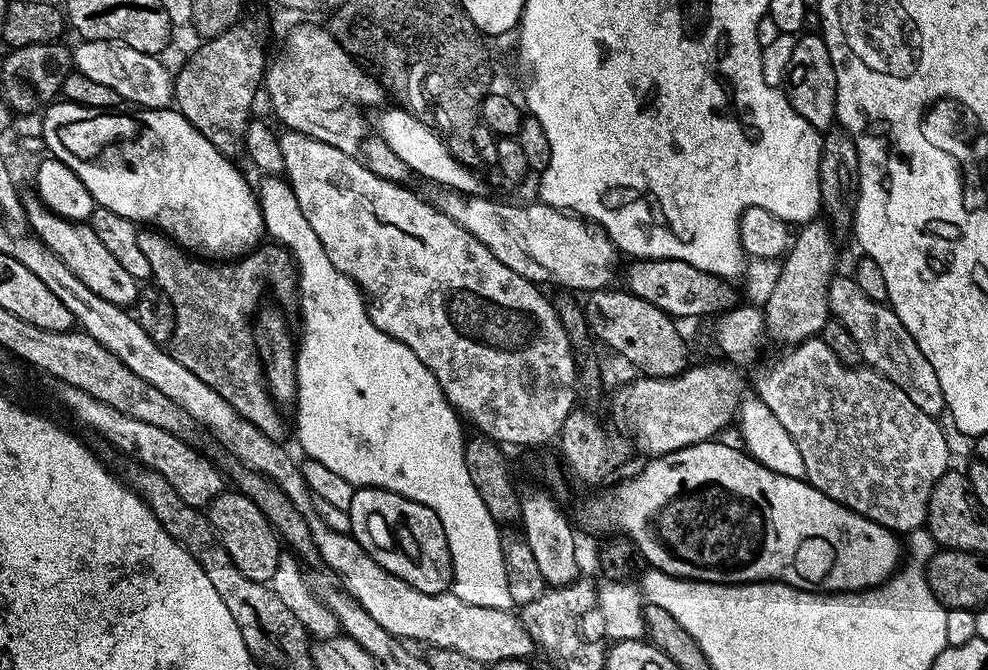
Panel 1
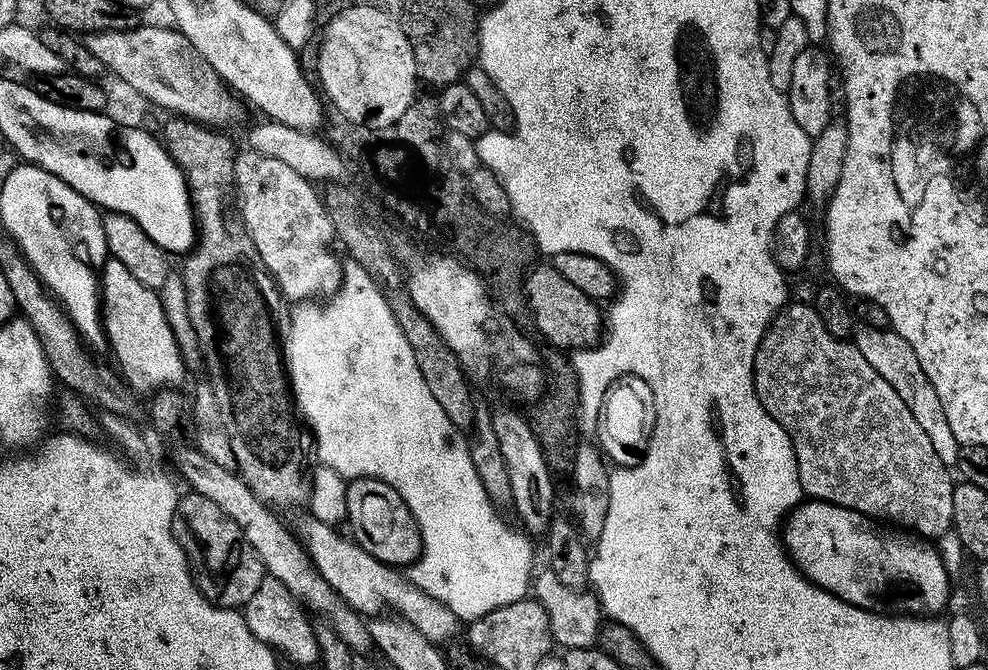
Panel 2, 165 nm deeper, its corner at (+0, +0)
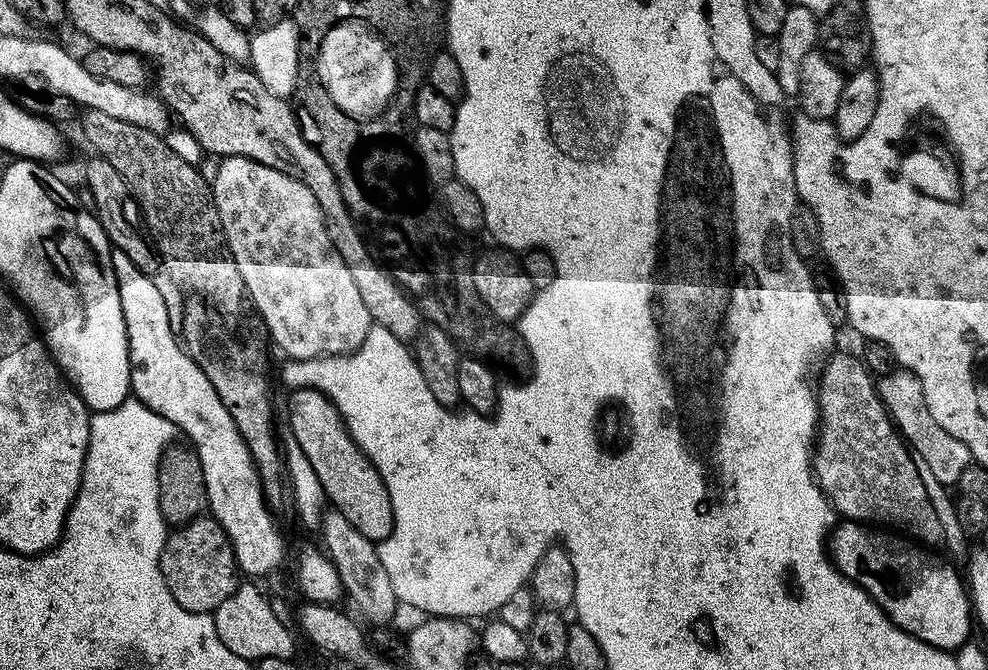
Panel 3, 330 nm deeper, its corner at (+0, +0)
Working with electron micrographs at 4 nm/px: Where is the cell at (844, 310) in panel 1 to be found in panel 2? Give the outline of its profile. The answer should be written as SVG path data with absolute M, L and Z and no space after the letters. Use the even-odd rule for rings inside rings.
M860 326L855 329L854 343L862 358L866 358L866 362L870 362L870 366L874 366L874 370L878 370L878 374L882 374L882 378L886 378L886 382L890 382L894 390L898 390L898 398L902 398L902 402L910 406L910 414L914 414L918 426L922 426L923 432L934 445L934 454L938 454L944 465L955 465L962 445L954 438L946 410L942 410L942 398L938 398L938 390L934 390L930 378L926 378L926 370L922 370L918 354L910 350L910 342L893 332L891 327L874 329Z

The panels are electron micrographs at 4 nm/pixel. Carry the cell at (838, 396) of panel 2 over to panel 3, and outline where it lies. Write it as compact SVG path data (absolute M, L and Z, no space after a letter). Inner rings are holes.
M829 355L823 365L816 393L818 409L818 435L814 441L812 475L816 484L823 490L824 497L832 503L832 508L845 521L863 522L869 526L883 526L895 530L924 546L943 545L941 523L934 514L926 487L919 478L918 470L912 461L913 453L896 424L890 418L886 406L880 401L877 381L859 355Z

